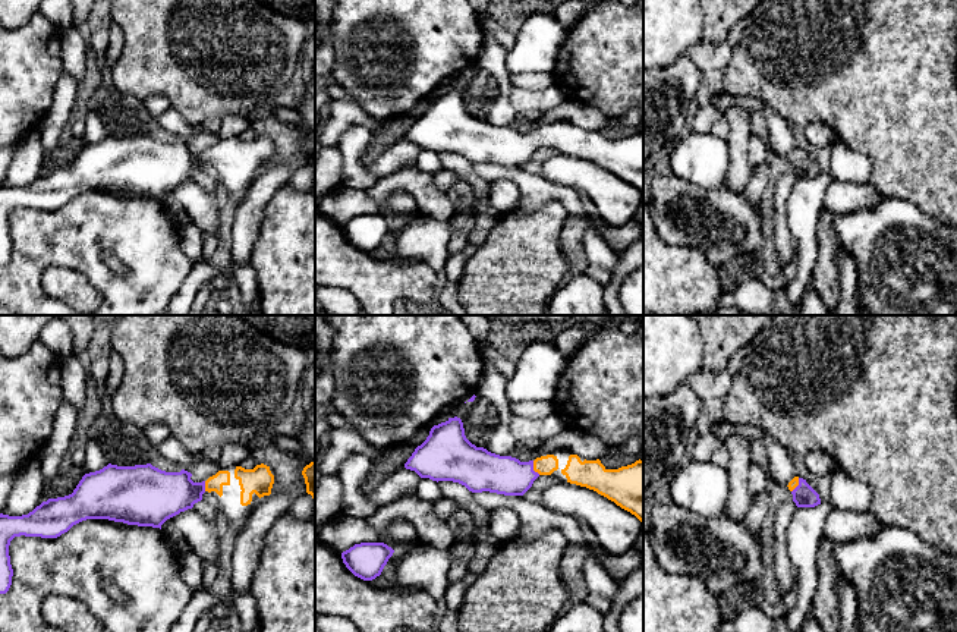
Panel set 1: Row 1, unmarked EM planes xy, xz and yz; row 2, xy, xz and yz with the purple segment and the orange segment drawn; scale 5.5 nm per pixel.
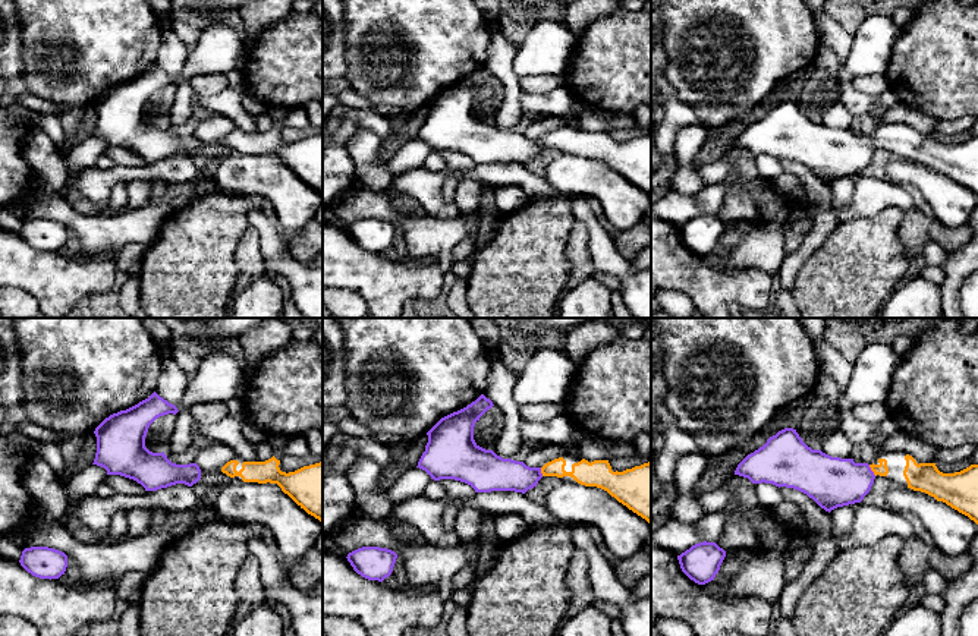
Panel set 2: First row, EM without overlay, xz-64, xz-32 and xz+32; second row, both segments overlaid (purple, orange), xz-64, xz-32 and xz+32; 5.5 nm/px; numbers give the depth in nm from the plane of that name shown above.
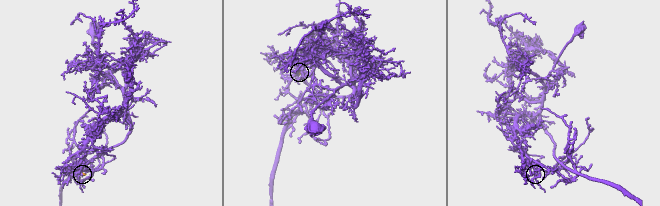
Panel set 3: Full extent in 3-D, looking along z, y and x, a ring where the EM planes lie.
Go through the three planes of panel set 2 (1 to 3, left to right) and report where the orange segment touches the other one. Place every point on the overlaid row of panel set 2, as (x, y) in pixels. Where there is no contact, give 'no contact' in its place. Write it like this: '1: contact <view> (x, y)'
1: no contact
2: contact xz-32 (540, 472)
3: contact xz+32 (871, 471)

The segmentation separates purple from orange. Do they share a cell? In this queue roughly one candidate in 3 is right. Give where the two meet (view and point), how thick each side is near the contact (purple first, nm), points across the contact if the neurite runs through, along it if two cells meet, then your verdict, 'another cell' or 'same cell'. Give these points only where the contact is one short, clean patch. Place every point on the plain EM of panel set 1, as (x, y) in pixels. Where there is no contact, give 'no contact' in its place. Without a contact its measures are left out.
contact xz (532, 140); calibres 220 and 110 nm; way xz (487, 142), (532, 140), (545, 137); same cell

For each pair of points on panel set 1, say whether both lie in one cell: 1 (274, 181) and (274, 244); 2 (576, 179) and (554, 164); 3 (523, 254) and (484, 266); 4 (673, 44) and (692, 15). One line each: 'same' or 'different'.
1: different
2: same
3: same
4: same

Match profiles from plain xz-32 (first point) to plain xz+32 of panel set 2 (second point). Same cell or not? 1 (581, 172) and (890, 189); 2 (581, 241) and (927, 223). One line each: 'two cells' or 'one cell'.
1: two cells
2: one cell

